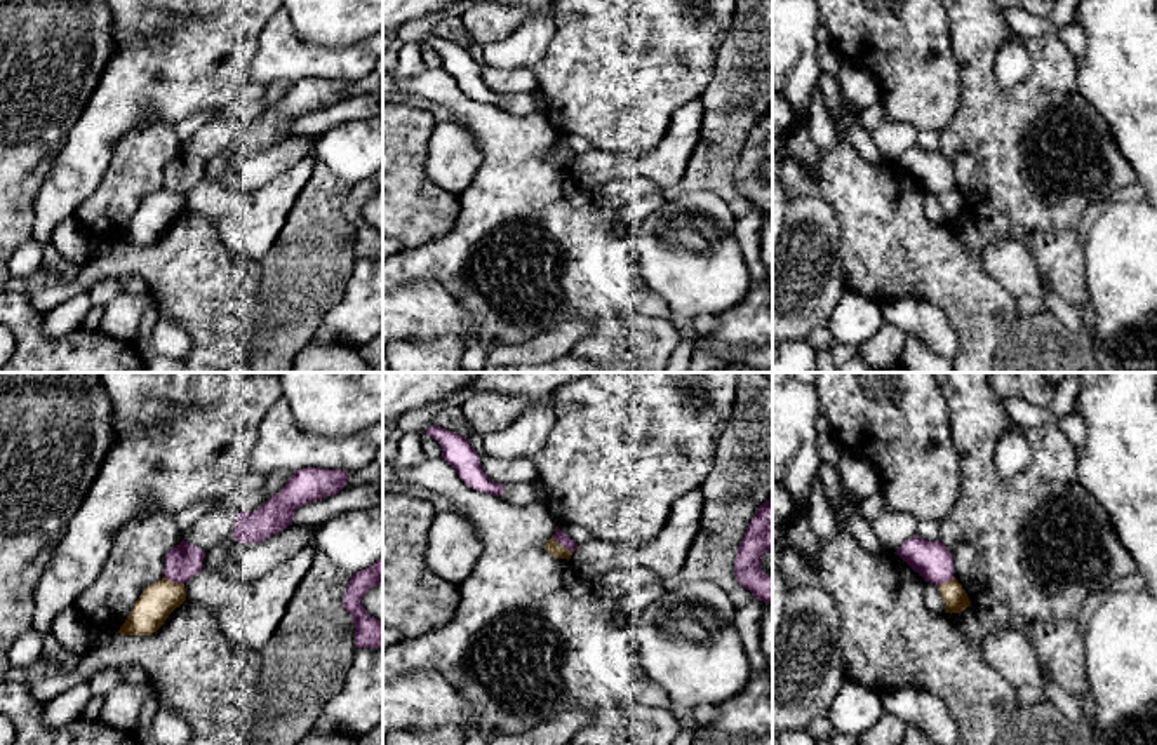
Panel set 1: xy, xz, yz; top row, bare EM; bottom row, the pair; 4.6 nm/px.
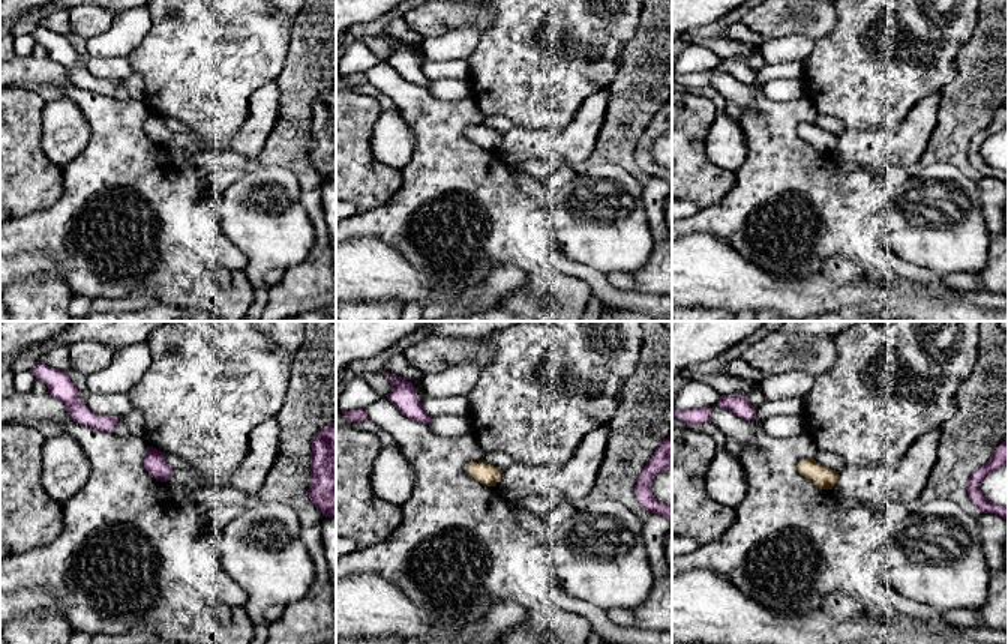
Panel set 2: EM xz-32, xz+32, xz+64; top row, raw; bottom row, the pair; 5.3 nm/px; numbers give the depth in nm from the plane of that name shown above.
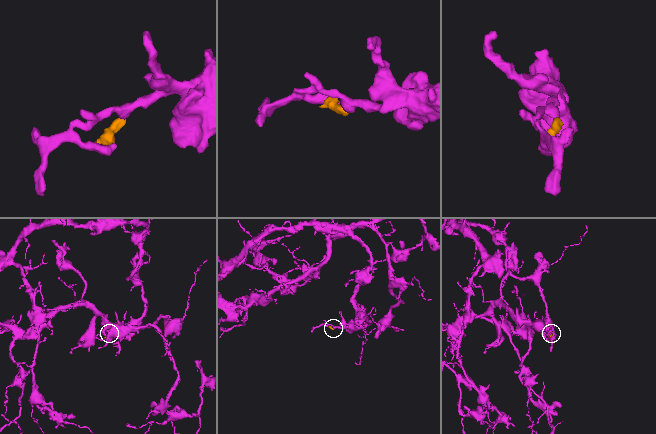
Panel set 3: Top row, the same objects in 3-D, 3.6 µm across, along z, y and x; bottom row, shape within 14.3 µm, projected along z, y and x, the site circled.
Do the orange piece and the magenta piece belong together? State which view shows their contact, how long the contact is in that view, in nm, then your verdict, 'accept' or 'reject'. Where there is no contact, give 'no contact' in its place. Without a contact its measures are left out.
xz | 120 nm | reject

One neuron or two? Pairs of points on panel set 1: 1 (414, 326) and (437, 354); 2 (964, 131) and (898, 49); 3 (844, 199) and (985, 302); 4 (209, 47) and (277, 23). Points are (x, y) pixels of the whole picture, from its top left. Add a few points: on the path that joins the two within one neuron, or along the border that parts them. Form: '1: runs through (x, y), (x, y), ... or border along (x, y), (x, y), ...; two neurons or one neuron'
1: border along (401, 340), (454, 336), (463, 347); two neurons
2: border along (961, 75), (957, 112), (942, 129); two neurons
3: runs through (879, 225), (912, 258), (938, 263), (950, 275); one neuron
4: border along (270, 18), (260, 35), (258, 54), (251, 68); two neurons

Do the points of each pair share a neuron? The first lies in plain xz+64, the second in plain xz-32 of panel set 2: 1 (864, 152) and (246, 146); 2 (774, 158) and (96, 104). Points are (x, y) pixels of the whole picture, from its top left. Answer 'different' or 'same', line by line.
1: same
2: same

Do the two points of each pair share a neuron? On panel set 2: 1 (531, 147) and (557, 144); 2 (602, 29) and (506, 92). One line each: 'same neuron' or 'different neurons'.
1: same neuron
2: same neuron

